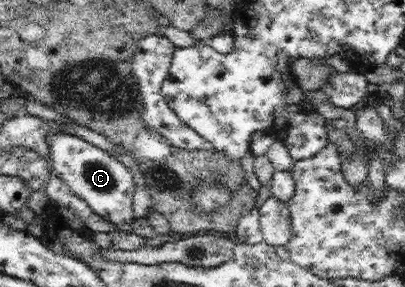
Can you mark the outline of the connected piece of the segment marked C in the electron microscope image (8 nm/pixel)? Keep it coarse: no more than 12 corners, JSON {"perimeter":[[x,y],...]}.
{"perimeter":[[46,133],[52,169],[97,215],[129,233],[138,183],[108,152]]}

